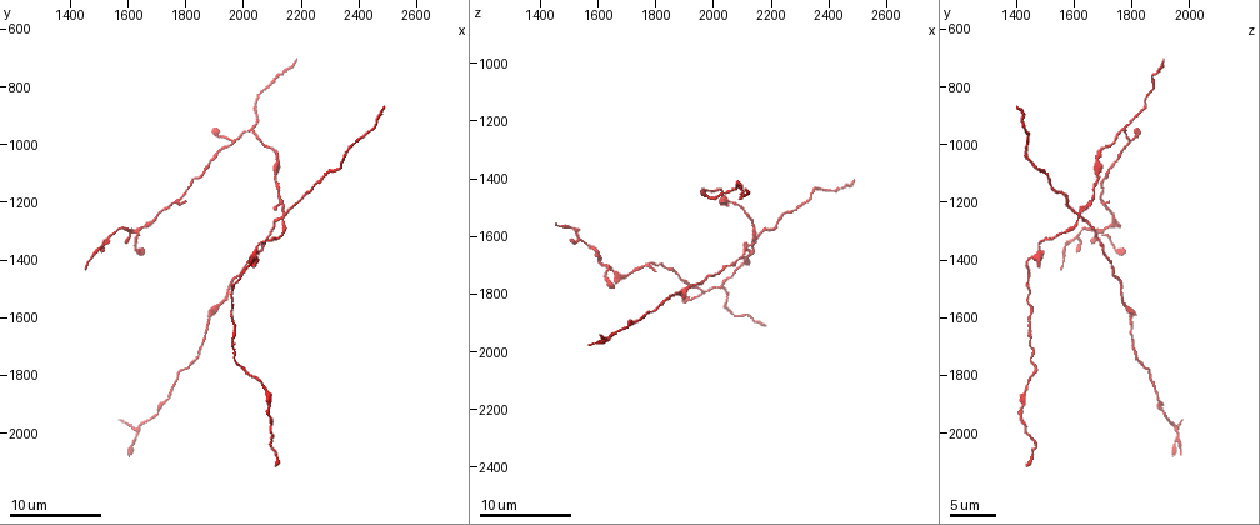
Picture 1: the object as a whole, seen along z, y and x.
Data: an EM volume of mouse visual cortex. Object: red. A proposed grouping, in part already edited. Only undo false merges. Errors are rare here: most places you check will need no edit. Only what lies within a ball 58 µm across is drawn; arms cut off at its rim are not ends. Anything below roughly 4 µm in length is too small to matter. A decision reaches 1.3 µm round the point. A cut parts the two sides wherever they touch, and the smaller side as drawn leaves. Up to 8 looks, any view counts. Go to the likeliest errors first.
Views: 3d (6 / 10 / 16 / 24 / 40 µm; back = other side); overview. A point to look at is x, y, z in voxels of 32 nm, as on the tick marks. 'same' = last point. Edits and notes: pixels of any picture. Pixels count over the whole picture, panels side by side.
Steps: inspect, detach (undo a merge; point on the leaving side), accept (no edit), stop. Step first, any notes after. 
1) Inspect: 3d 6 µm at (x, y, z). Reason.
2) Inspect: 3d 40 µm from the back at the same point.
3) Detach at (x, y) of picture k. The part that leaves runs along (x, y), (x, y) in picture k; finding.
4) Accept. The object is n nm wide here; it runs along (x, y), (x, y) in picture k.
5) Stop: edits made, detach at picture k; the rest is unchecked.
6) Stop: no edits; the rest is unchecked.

Inspect: 3d 10 µm at (2140, 1250, 1620). Four or more arms meet.

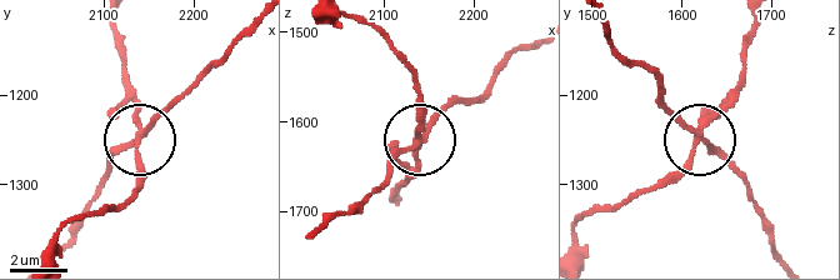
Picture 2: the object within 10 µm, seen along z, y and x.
Detach at (161, 111) of picture 2. 4 arms meet here; the part that leaves runs along (701, 133), (748, 188), (771, 253) in picture 2; a second neuron is stuck on.

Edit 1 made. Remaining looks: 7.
Inspect: 3d 16 µm at (1630, 1300, 1690). Small branch off a trunk.

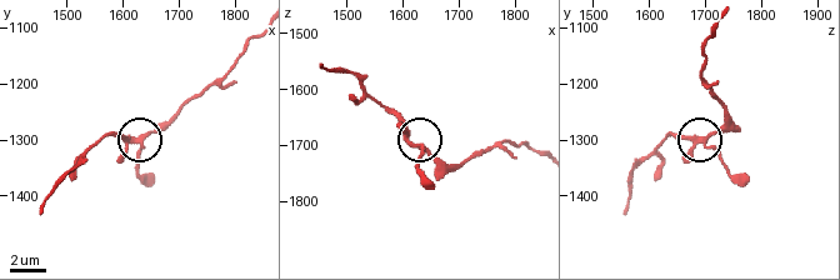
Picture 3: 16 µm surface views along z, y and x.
Accept. 4 arms meet here; one neuron here.

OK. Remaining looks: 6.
Inspect: 3d 6 µm at (2020, 950, 1770).

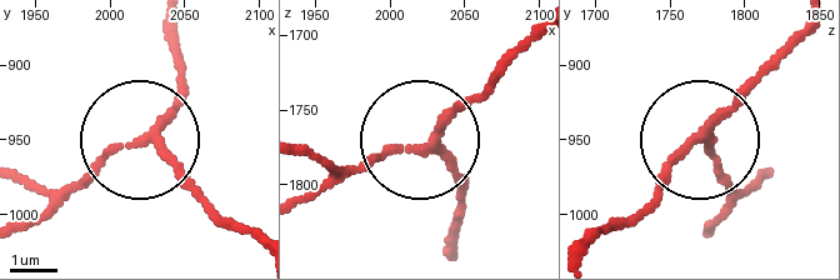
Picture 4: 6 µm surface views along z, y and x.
Accept. It runs along (536, 35), (424, 143), (456, 179), (464, 210) in picture 4; all the same neuron.

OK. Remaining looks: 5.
Inspect: 3d 6 µm at (2030, 1400, 1440). Sudden change in width.

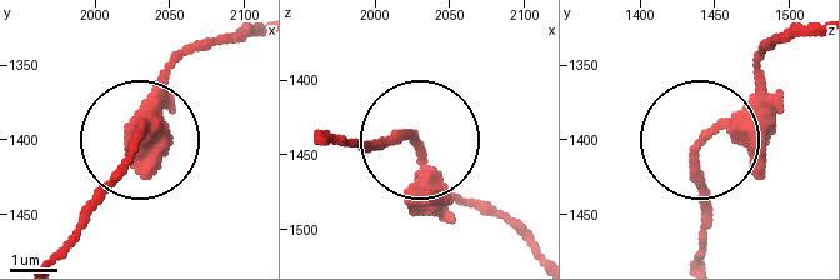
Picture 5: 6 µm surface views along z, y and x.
Accept. The object is 240 nm wide here; all the same neuron.

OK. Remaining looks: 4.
Stop: edits made, detach at picture 2; the rest is unchecked.

